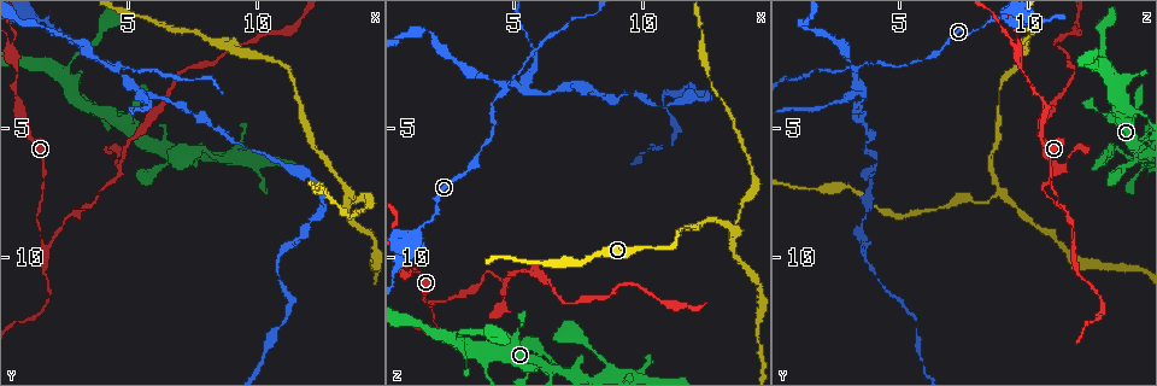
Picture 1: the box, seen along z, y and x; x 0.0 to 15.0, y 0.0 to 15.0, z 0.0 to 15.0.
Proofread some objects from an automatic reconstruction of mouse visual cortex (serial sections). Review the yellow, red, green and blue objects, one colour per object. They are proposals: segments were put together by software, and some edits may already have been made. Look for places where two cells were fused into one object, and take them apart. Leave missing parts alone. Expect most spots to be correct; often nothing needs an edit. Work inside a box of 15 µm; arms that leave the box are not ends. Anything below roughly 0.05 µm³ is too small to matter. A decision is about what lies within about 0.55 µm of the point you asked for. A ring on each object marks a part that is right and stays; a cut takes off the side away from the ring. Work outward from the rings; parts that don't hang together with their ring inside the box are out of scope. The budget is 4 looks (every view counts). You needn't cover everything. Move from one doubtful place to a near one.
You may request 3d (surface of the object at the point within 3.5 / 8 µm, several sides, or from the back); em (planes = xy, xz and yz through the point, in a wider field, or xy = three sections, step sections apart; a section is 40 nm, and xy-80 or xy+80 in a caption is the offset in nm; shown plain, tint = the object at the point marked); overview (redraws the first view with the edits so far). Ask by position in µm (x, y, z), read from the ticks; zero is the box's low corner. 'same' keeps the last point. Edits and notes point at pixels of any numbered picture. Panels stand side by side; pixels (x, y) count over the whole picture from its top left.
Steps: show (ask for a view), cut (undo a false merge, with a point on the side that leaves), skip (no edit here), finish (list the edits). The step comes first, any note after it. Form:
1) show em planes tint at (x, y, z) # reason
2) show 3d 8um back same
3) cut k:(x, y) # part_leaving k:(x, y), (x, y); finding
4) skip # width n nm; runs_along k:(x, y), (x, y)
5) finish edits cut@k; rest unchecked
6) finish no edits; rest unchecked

show 3d 3.5um at (4.6, 2.8, 3.3) # four or more arms meet

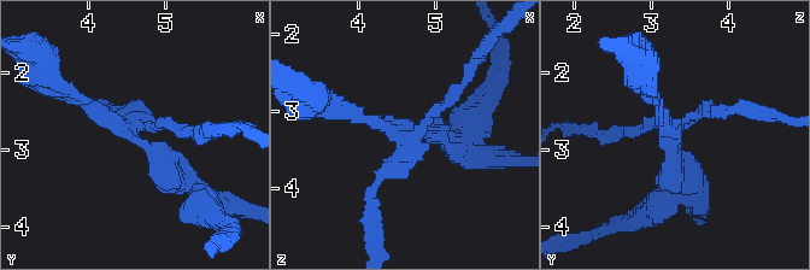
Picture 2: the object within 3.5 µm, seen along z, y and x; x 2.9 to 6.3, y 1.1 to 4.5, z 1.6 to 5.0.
show em xy step 3 tint at (4.60, 2.70, 3.35) # arms 4; arm_widths 150, 150, 150, 250 nm; shape alone is not enough

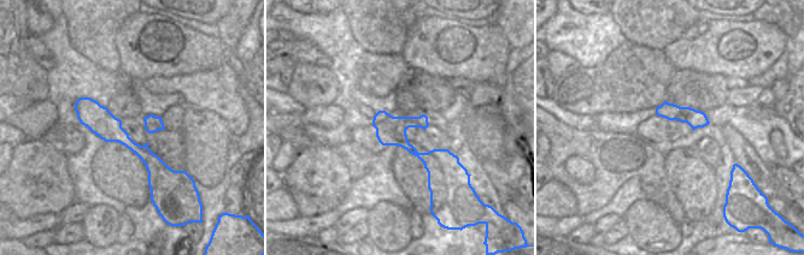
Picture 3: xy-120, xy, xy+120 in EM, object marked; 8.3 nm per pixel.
cut 2:(446, 148) # part_leaving 2:(133, 128), (181, 180), (218, 205); a second cell is stuck on

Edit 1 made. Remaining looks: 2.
show 3d 3.5um at (13.5, 7.5, 8.8) # arms part here

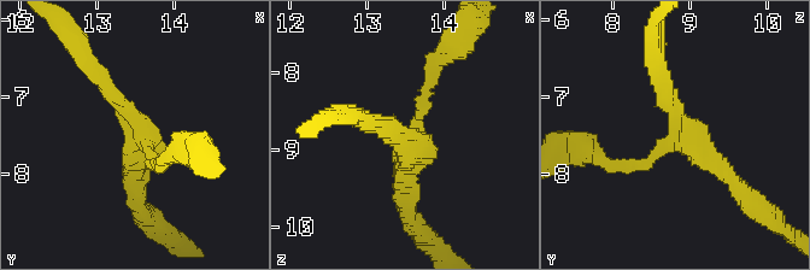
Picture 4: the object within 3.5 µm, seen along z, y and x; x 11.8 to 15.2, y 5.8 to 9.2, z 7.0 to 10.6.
show em xy step 3 tint at (13.55, 7.40, 8.90) # arms 3; arm_widths 150, 200, 300 nm; need the tissue

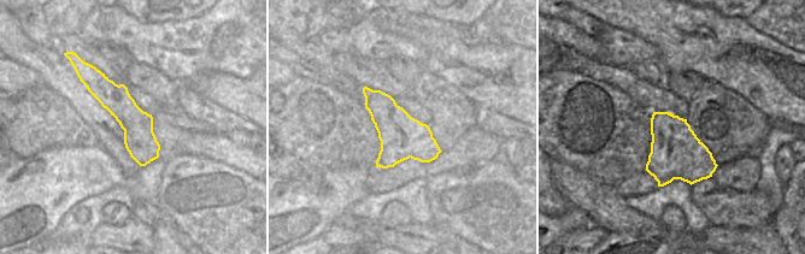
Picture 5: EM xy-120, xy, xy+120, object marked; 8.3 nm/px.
skip # runs_along 5:(97, 77), (154, 155); continuous, no second cell

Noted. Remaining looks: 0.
finish edits cut@2; rest unchecked

